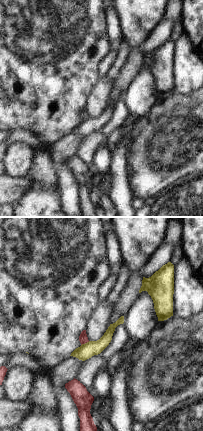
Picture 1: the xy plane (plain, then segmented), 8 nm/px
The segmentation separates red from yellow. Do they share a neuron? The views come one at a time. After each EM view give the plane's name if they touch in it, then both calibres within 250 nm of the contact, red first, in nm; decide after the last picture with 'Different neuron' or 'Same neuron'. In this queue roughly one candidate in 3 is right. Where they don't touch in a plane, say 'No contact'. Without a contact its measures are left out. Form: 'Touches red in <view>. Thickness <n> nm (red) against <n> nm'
Touches red in xy. Thickness 70 nm (red) against 120 nm

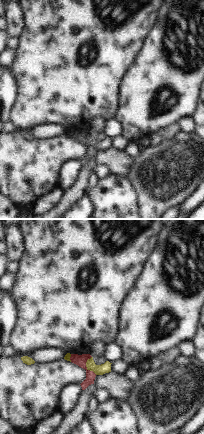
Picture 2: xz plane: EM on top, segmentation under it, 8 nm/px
Touches red in xz. Thickness 90 nm (red) against 80 nm

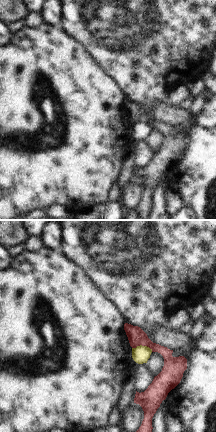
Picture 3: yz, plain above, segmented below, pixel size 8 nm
Touches red in yz. Thickness 140 nm (red) against 140 nm

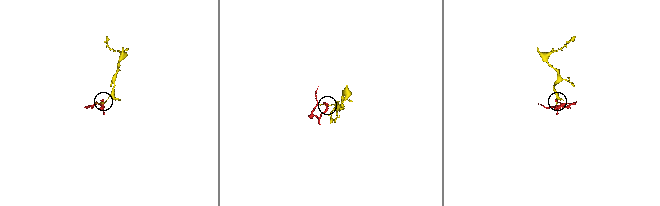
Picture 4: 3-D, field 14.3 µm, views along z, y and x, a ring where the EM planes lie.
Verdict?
Different neuron

